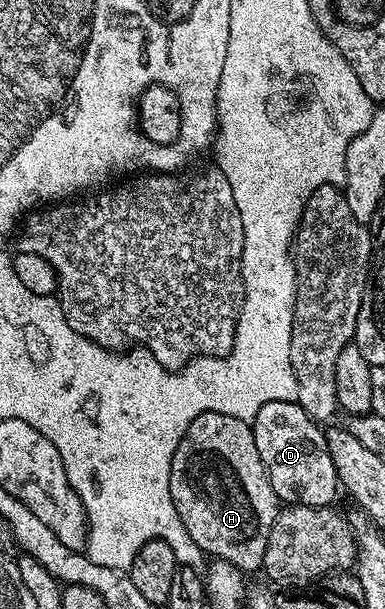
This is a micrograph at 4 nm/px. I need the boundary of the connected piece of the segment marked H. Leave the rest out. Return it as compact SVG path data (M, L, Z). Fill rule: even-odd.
M213 410L198 415L192 426L188 426L180 446L176 446L176 454L172 454L170 489L176 514L180 514L184 530L188 530L192 542L200 546L202 553L215 561L231 563L243 574L257 573L261 569L264 550L268 546L268 534L280 511L280 501L272 490L264 462L260 462L254 429L247 421L236 414Z

